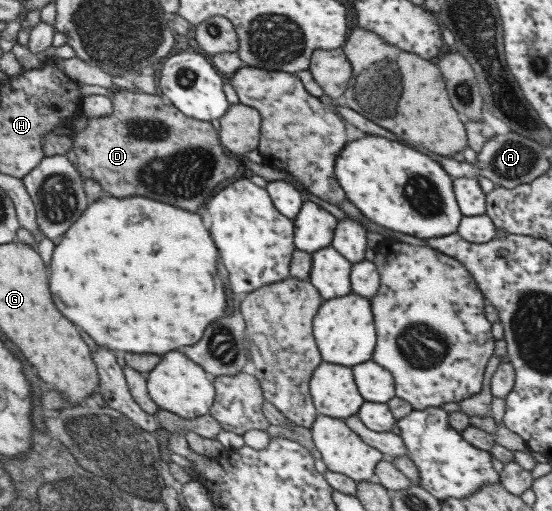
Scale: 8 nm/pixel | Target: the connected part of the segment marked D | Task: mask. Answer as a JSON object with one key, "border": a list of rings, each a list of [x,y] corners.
{"border":[[[112,90],[112,112],[108,116],[86,119],[86,126],[69,137],[69,147],[76,156],[75,168],[85,179],[92,179],[102,187],[104,194],[112,197],[150,196],[176,208],[194,212],[214,186],[230,178],[242,166],[238,158],[228,156],[219,143],[217,131],[209,121],[184,116],[175,106],[164,104],[160,94],[148,95],[135,90]]]}

